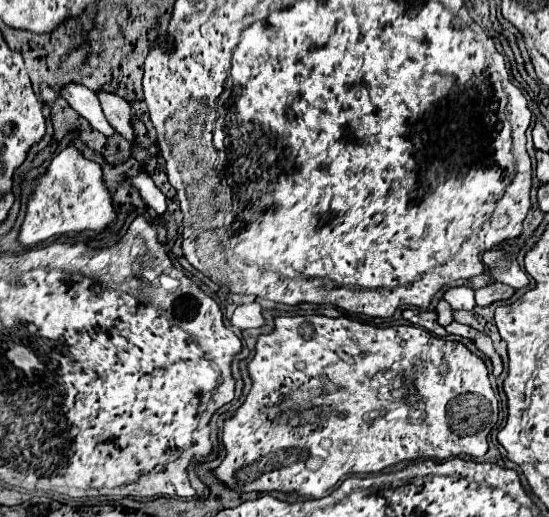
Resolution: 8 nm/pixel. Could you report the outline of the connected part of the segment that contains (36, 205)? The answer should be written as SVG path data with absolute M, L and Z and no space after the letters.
M70 145L52 159L48 173L38 181L36 193L28 205L26 221L20 231L20 244L40 245L52 237L58 237L60 233L78 233L82 229L102 231L102 227L112 223L112 219L112 197L106 193L100 165L84 159Z

